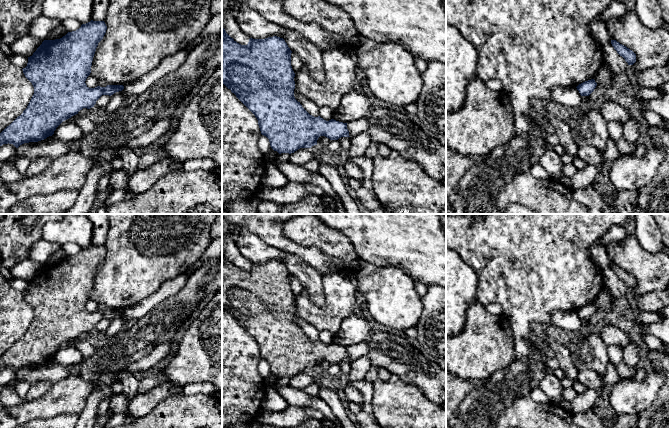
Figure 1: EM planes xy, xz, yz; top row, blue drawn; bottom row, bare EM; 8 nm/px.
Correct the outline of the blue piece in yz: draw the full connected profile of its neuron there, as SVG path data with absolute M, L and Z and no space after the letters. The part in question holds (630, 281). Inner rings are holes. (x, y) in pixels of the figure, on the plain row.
M611 264L611 268L617 277L625 283L628 289L633 289L636 286L636 278L632 274L620 268L616 264Z

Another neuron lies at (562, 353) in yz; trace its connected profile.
M550 338L544 339L543 343L544 346L550 346L554 350L555 357L559 361L559 368L562 369L565 377L572 379L574 382L578 382L579 371L572 362L568 347L565 347Z

